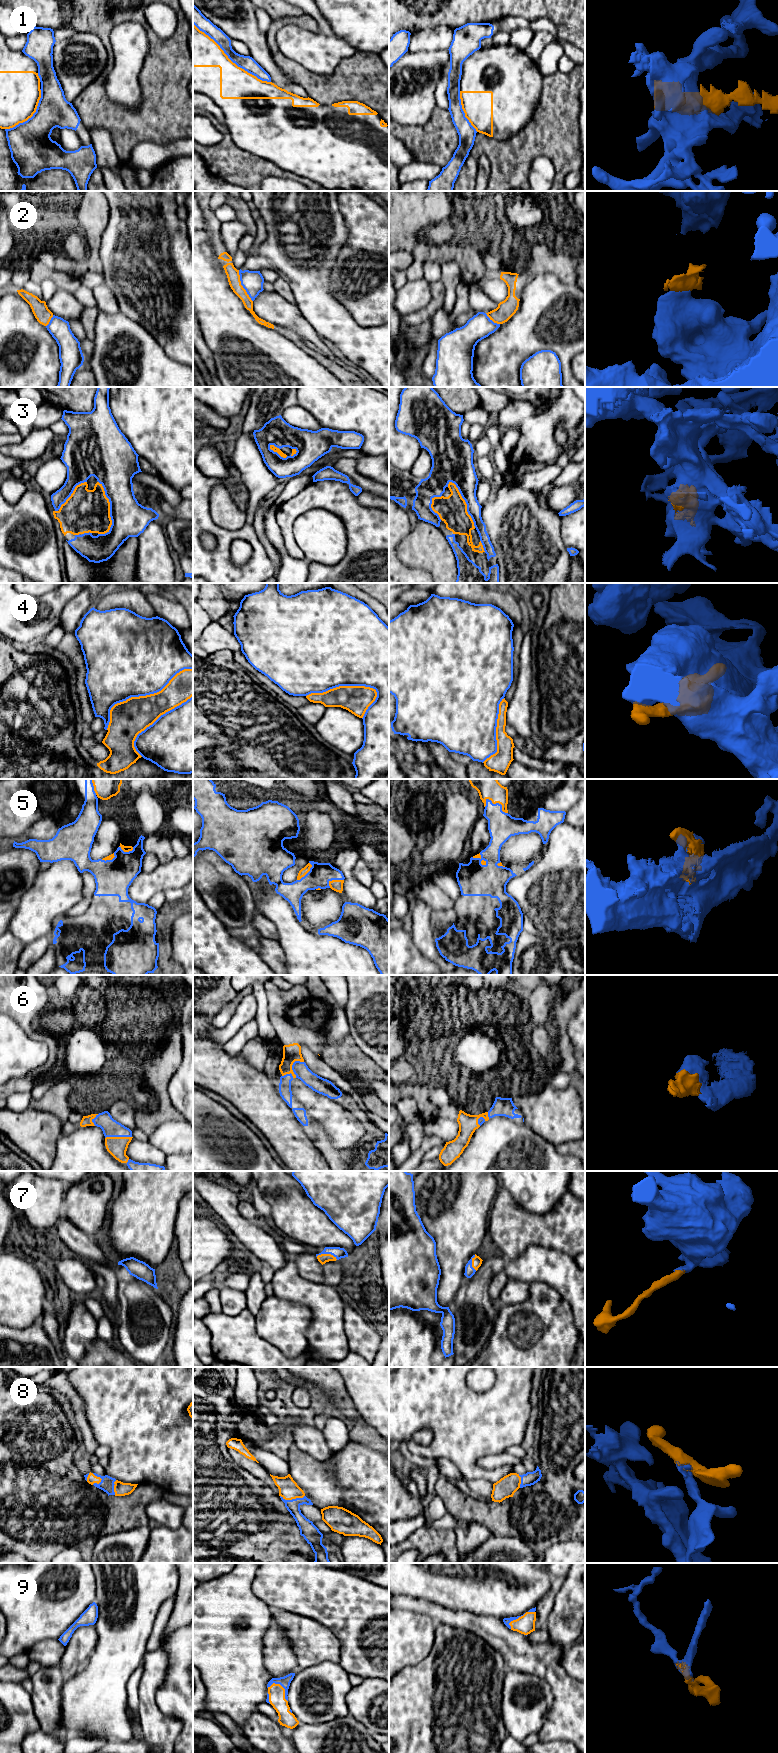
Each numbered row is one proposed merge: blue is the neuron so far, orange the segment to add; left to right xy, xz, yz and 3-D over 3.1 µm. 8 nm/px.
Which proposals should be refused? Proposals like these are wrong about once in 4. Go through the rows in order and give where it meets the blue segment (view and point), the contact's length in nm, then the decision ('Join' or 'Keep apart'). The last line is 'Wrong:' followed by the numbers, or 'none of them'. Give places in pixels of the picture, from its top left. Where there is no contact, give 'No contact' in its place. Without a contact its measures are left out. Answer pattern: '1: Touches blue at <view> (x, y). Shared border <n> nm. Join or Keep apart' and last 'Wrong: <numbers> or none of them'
1: Touches blue at xz (231, 60). Shared border 800 nm. Join
2: Touches blue at xz (242, 285). Shared border 280 nm. Keep apart
3: Touches blue at xy (110, 508). Shared border 440 nm. Join
4: Touches blue at xy (141, 695). Shared border 850 nm. Keep apart
5: Touches blue at yz (498, 803). Shared border 220 nm. Join
6: Touches blue at xz (292, 1069). Shared border 220 nm. Join
7: Touches blue at xz (327, 1253). Shared border 180 nm. Join
8: Touches blue at xz (292, 1499). Shared border 200 nm. Join
9: Touches blue at xz (282, 1686). Shared border 200 nm. Join
Wrong: 2, 4

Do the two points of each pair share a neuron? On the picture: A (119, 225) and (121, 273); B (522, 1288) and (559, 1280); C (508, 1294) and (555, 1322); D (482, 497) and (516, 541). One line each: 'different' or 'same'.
A: same
B: different
C: different
D: different

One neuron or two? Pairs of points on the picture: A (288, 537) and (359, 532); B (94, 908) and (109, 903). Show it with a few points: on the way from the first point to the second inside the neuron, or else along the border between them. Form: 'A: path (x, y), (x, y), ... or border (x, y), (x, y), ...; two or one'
A: path (292, 514), (304, 502), (333, 502), (340, 509); one
B: path (98, 908), (105, 907); one

